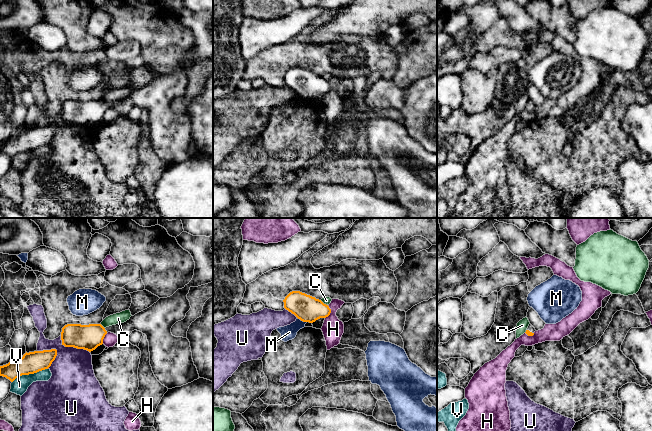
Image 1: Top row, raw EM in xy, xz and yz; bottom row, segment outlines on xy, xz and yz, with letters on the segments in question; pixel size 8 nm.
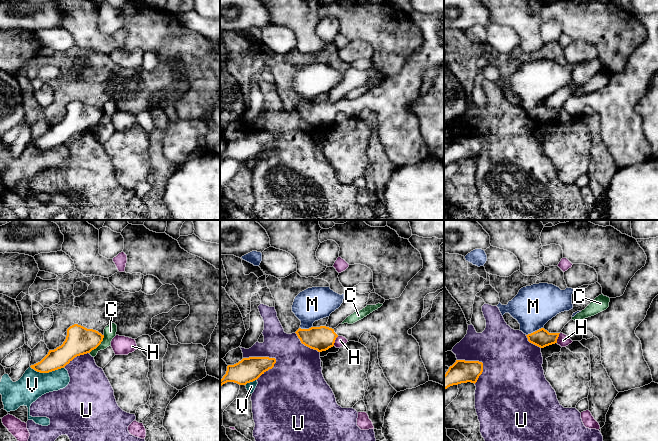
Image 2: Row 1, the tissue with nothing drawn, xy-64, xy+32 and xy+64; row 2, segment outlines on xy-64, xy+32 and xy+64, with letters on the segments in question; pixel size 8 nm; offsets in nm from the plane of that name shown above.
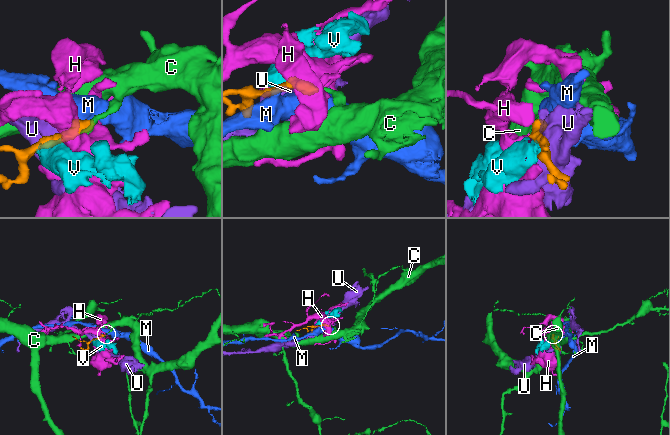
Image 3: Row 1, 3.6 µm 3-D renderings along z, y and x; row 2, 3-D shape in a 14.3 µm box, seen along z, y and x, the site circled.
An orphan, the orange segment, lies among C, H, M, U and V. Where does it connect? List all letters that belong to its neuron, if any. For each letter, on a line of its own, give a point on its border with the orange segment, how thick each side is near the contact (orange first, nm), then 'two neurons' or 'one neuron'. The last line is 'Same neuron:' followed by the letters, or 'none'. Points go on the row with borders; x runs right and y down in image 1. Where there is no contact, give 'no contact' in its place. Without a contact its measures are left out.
C: meets orange in xz at (323, 303); 200 nm thick on the orange side, 60 nm on the other; two neurons
H: meets orange in xz at (330, 312); 200 nm thick on the orange side, 170 nm on the other; two neurons
M: meets orange in xz at (302, 320); 200 nm thick on the orange side, 120 nm on the other; two neurons
U: meets orange in xy at (55, 357); 170 nm thick on the orange side, 360 nm on the other; two neurons
V: meets orange in xy at (29, 373); 170 nm thick on the orange side, 140 nm on the other; two neurons
Same neuron: none

